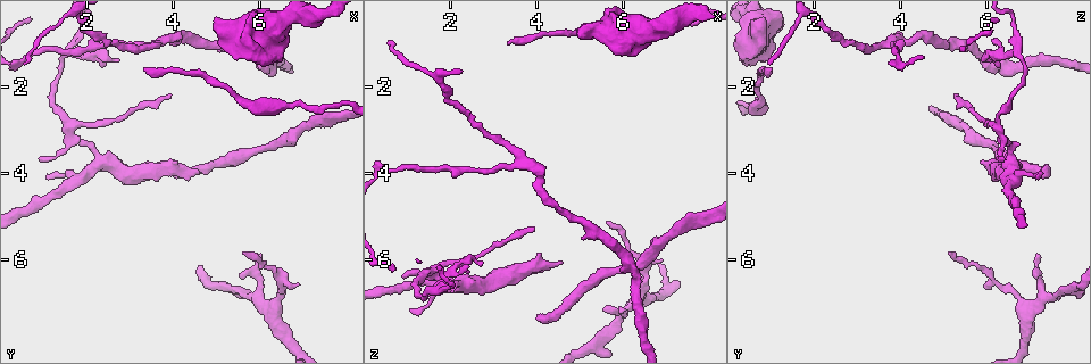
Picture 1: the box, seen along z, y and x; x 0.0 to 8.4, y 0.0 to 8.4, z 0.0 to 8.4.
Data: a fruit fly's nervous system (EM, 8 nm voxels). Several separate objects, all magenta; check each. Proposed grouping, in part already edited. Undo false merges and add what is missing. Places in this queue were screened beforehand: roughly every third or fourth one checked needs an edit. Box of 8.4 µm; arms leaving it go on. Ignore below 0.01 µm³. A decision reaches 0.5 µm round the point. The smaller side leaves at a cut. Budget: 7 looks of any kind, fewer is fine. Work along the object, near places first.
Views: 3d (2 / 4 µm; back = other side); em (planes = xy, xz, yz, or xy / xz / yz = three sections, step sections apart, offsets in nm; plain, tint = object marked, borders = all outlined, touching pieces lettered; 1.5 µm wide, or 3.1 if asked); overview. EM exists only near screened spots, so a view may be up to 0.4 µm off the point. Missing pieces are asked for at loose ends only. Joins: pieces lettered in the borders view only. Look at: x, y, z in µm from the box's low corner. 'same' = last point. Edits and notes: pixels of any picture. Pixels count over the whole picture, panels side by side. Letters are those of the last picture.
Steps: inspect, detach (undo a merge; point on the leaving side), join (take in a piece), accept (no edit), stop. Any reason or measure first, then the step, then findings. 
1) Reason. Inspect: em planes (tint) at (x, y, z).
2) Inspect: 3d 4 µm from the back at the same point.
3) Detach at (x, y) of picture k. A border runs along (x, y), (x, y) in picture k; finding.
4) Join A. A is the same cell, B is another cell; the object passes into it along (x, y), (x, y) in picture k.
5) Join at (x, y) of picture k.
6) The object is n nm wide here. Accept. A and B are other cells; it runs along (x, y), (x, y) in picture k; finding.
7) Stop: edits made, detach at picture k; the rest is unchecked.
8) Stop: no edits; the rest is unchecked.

Branch stops here. Inspect: em planes (tint) at (3.35, 1.50, 1.05).

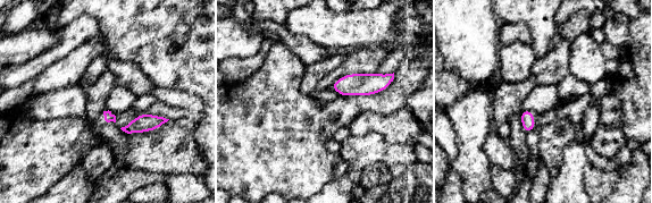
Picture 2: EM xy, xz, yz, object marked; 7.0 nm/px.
What lies round it. Inspect: em planes (borders) at the same point.

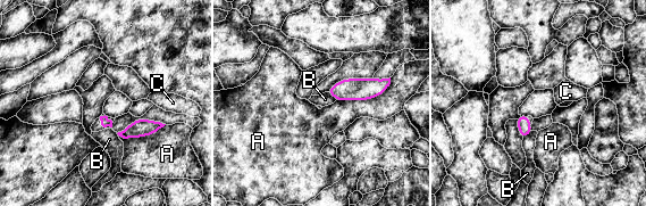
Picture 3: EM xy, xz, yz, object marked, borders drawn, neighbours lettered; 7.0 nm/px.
Accept. A, B and C are other cells; a border runs along (326, 92), (336, 99) in picture 3; none of them fits.

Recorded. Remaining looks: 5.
End of a long branch. Inspect: em planes (borders) at (4.00, 2.20, 5.20).

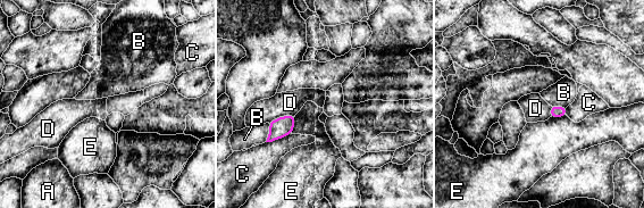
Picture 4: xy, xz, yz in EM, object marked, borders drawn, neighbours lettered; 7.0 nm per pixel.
Accept. A, B, C, D and E are other cells; a border runs along (294, 115), (278, 116), (268, 123) in picture 4; none of them fits.

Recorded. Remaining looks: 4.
An open end. Inspect: 3d 4 µm from the back at (4.55, 4.05, 6.10).

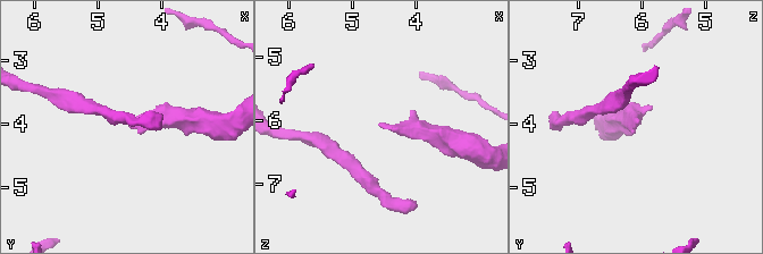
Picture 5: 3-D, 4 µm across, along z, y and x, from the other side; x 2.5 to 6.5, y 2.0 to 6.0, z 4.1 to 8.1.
Need the tissue. Inspect: em planes (borders) at (4.60, 4.00, 6.05).

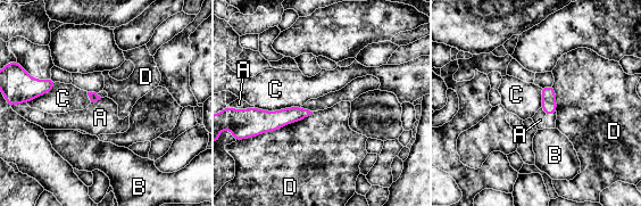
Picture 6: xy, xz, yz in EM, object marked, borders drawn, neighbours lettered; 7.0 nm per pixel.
Join A. A is the same cell, B, C and D are other cells; the object passes into it along (246, 123), (248, 108), (239, 104) in picture 6; it goes on there.

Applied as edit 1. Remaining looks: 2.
Stop: edits made, join at picture 6; the rest is unchecked.

